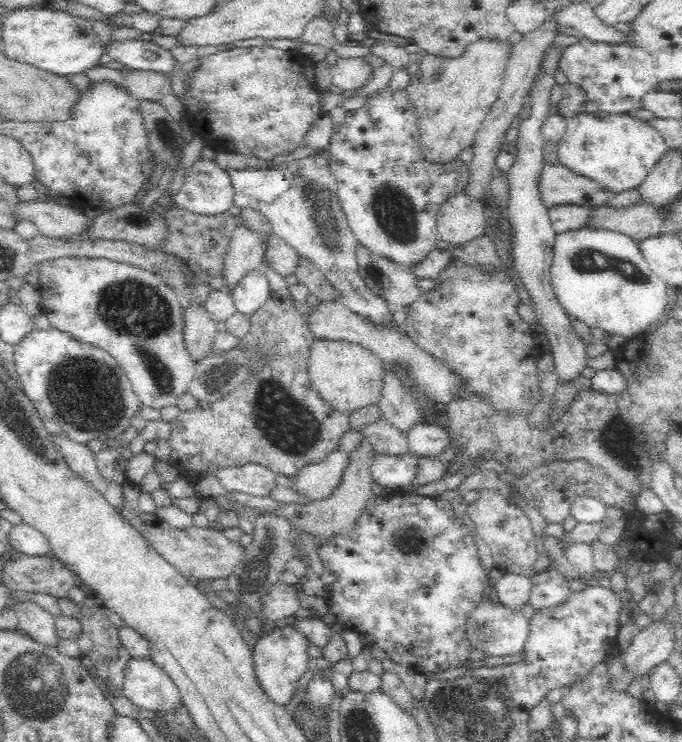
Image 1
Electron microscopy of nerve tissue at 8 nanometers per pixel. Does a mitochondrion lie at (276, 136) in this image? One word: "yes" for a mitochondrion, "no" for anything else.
no

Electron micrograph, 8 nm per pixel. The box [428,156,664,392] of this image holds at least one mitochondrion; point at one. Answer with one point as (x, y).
(594, 261)

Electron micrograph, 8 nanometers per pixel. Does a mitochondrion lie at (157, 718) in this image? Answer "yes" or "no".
no

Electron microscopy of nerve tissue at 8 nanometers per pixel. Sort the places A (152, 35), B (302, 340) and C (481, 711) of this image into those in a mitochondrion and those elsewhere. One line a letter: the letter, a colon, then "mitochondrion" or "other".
A: other
B: other
C: mitochondrion

